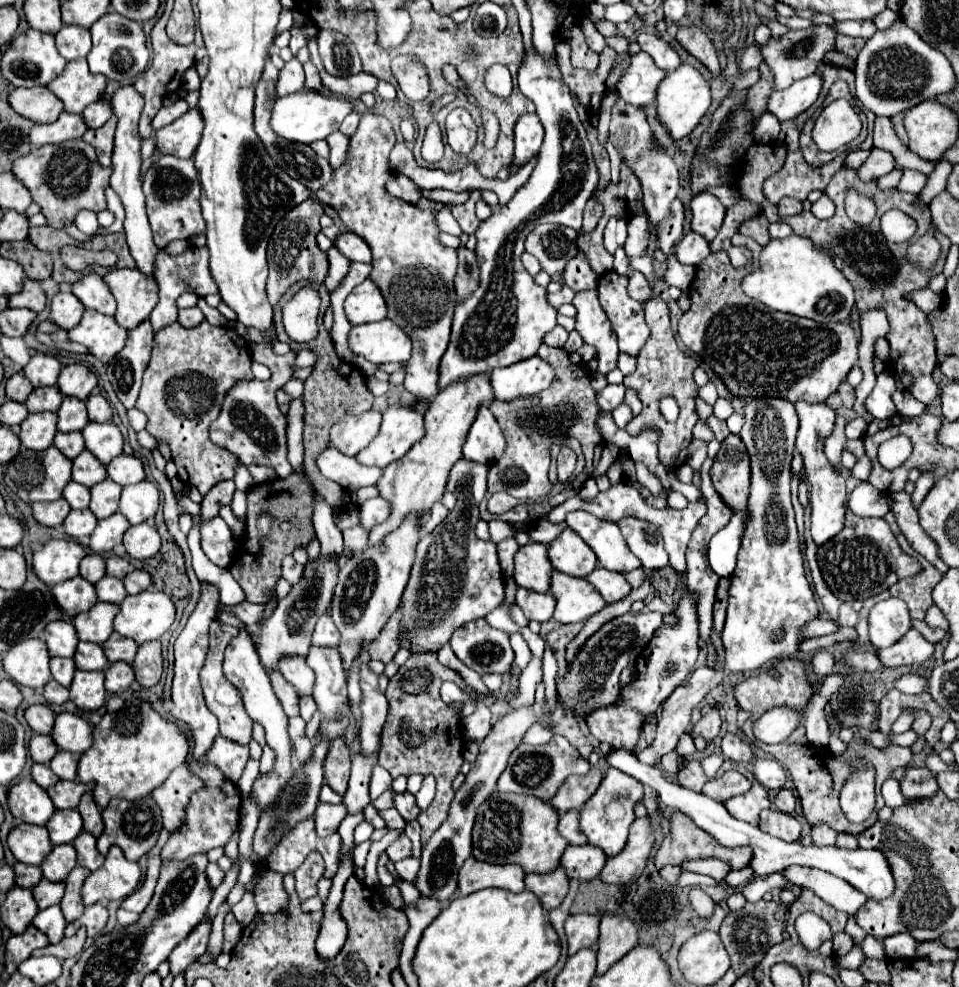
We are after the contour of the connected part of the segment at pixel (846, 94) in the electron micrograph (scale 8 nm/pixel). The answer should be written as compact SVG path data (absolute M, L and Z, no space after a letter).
M836 81L829 89L829 92L832 92L832 94L827 95L827 105L829 105L833 99L840 99L840 97L844 97L844 99L848 99L852 105L856 105L856 99L854 99L854 95L850 93L846 81Z

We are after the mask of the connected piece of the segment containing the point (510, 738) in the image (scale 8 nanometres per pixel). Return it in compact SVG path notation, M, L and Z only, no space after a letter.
M530 705L512 709L492 725L492 731L480 743L480 753L472 765L470 773L466 775L466 781L462 783L462 787L456 791L456 795L452 799L446 823L442 823L442 827L438 831L434 831L434 835L422 847L422 867L418 873L418 881L414 883L422 895L434 895L440 901L448 901L450 895L456 891L458 871L460 871L464 859L470 857L470 853L472 853L472 825L474 825L476 809L496 789L496 781L508 765L510 753L522 743L524 733L534 725L534 721L536 721L536 715Z

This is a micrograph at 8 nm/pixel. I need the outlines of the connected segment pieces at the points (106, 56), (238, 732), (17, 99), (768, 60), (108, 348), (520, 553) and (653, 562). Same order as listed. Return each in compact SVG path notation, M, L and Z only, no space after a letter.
M110 11L96 25L90 27L92 33L92 51L88 53L88 65L92 73L102 73L112 81L134 81L138 75L144 73L150 53L146 47L146 37L142 31L142 23L128 21L126 17L120 17L118 13Z
M212 621L210 625L210 649L208 649L208 655L206 655L206 661L204 661L204 667L200 669L200 683L202 683L202 689L204 689L204 699L206 699L206 705L208 709L218 717L220 721L220 733L240 745L248 745L250 739L252 739L252 719L248 717L244 705L242 705L242 697L238 693L236 687L230 685L228 679L224 679L224 673L222 673L222 655L224 655L224 649L228 647L230 639L238 635L238 629L232 627L232 625L220 625L220 621Z
M20 87L12 89L8 101L16 113L34 123L52 123L62 113L62 101L48 91L48 87Z
M816 25L816 27L810 27L810 29L802 29L802 31L788 31L788 33L780 35L780 37L770 37L764 45L760 45L762 61L774 73L774 89L776 91L786 89L794 81L812 75L816 71L818 63L824 59L824 53L834 49L834 37L836 37L834 27Z
M86 309L82 321L68 331L70 341L88 347L88 351L102 363L108 363L124 347L126 335L128 331L122 329L114 317L96 313L92 309Z
M540 543L522 545L514 555L514 579L518 587L526 587L536 593L550 589L552 565L548 561L548 547Z
M622 517L618 527L622 529L630 551L640 559L646 571L668 567L668 553L664 549L662 535L652 523L640 521L636 517Z

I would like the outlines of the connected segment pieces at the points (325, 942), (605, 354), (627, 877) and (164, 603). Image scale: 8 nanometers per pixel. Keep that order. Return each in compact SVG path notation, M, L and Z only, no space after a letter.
M354 847L344 855L338 873L334 875L334 883L330 887L328 899L324 903L324 919L320 925L320 935L316 941L316 949L324 959L332 959L344 945L346 941L346 921L340 915L340 903L342 903L342 893L344 893L344 885L348 881L348 877L352 875L352 867L354 867L354 859L352 859L352 851Z
M597 289L578 293L574 297L574 307L578 309L576 331L582 335L584 343L596 347L598 371L604 375L610 373L612 369L616 369L620 351L616 345L616 333L612 331L610 321L606 319L606 313L598 303Z
M648 817L636 819L630 829L626 847L616 857L606 861L604 869L600 871L600 879L604 883L630 883L630 881L634 881L644 871L652 845L654 845L654 833L650 829Z
M146 589L120 603L120 611L114 617L114 631L142 645L160 639L174 623L174 615L174 603L166 593Z

